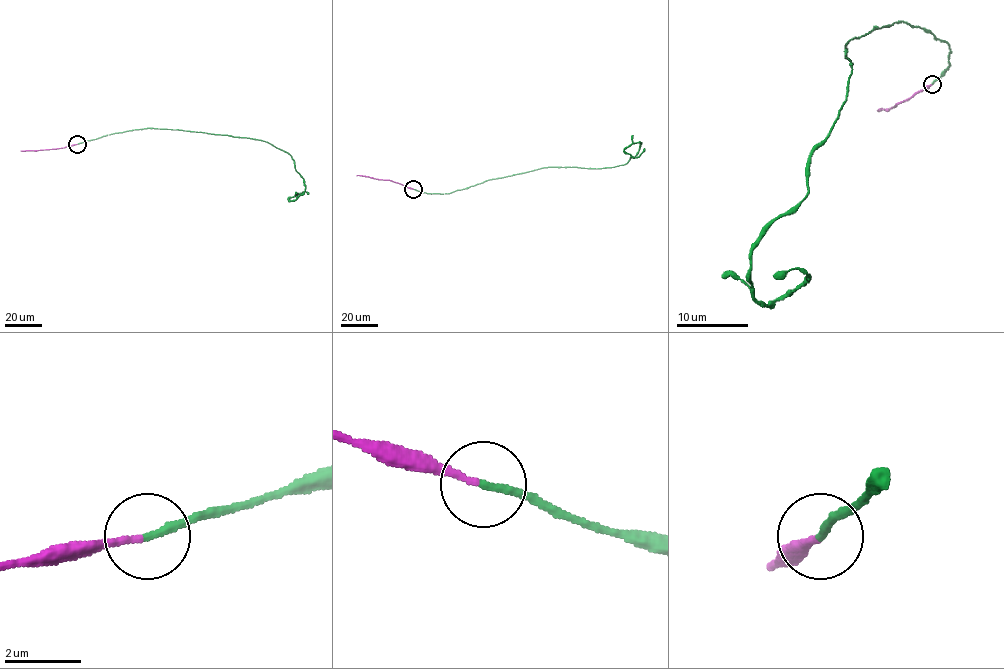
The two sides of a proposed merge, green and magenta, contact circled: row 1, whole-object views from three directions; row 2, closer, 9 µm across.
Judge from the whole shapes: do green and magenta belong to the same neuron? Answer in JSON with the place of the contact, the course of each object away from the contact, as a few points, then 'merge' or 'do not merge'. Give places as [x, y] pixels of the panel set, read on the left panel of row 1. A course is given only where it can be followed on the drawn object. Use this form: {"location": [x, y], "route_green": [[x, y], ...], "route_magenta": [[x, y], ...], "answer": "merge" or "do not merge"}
{"location": [77, 144], "route_green": [[77, 144], [147, 128], [261, 140], [287, 152], [304, 180], [304, 192], [288, 199], [308, 193]], "route_magenta": [[77, 144], [20, 151]], "answer": "merge"}

